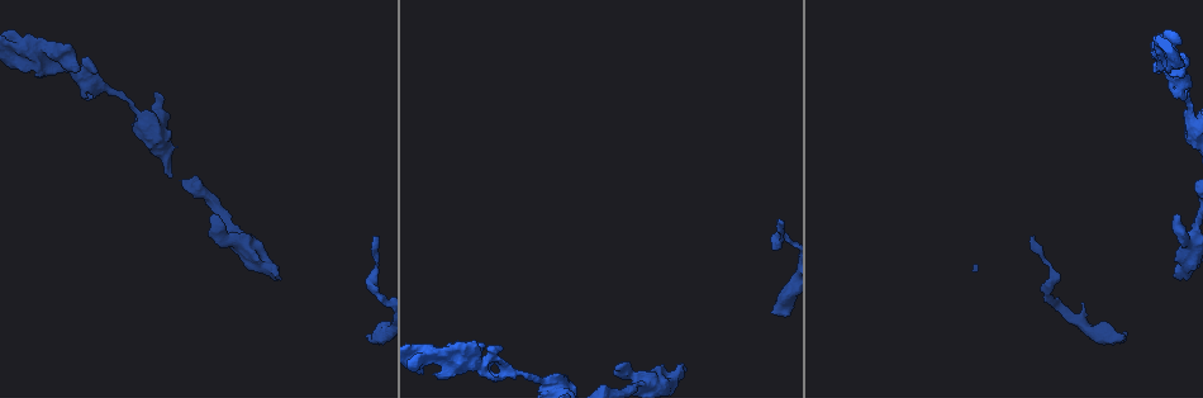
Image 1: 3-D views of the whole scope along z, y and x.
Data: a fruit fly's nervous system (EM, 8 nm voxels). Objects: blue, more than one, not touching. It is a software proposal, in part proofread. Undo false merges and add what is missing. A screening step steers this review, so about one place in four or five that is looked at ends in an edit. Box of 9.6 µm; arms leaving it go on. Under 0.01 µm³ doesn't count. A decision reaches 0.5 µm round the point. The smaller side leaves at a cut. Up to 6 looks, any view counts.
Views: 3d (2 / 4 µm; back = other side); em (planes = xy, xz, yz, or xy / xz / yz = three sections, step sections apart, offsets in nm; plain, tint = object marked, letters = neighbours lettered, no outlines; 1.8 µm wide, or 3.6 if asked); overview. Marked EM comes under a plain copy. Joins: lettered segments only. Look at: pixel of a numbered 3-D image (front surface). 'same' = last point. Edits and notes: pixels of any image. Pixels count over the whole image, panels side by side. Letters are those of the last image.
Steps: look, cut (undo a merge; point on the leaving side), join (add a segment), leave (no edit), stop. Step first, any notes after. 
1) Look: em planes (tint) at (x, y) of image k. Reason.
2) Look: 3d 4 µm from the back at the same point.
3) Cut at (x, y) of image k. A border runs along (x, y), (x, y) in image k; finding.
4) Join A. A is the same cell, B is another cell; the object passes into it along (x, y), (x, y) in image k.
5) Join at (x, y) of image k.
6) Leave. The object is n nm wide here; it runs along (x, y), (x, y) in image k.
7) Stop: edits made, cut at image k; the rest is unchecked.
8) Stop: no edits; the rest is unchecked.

Look: em 3.6 µm planes (letters) at (780, 239) of image 1. A narrow waist.

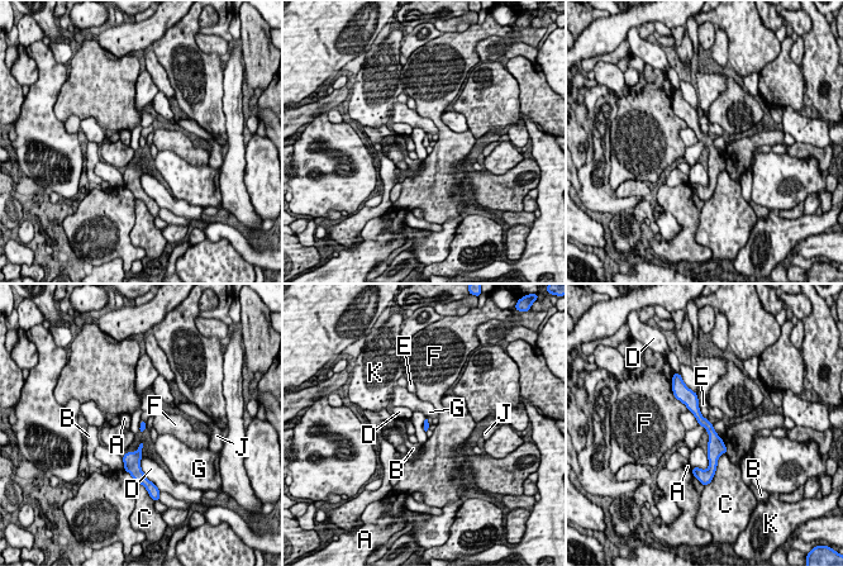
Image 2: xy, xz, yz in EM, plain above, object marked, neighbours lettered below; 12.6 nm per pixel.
Leave. The object is 70 nm wide here; A, B, C, D, E, F, G, J and K are other cells; a border runs along (698, 400), (698, 408), (706, 419) in image 2; continuous, no second cell.

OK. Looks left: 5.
Look: em xy step 8 (tint) at (368, 339) of image 1.

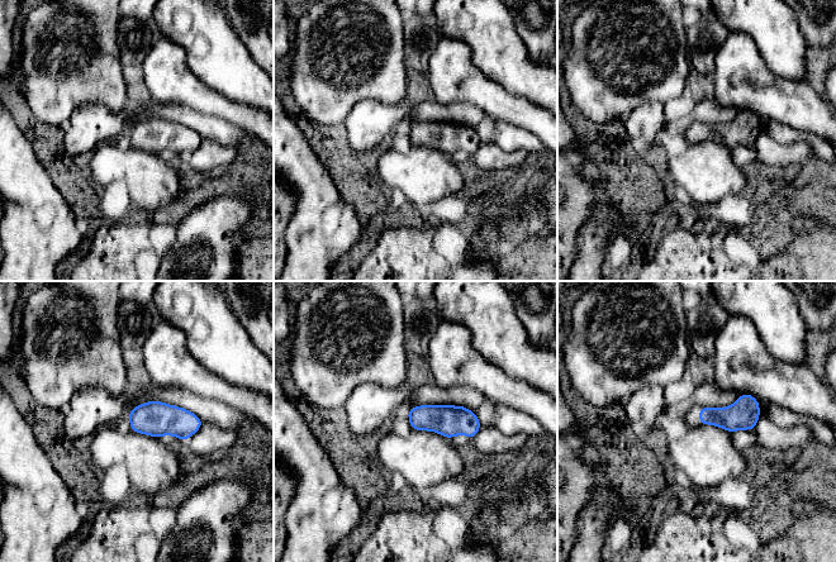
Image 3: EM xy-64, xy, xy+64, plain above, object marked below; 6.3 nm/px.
Look: em planes (letters) at the same point.

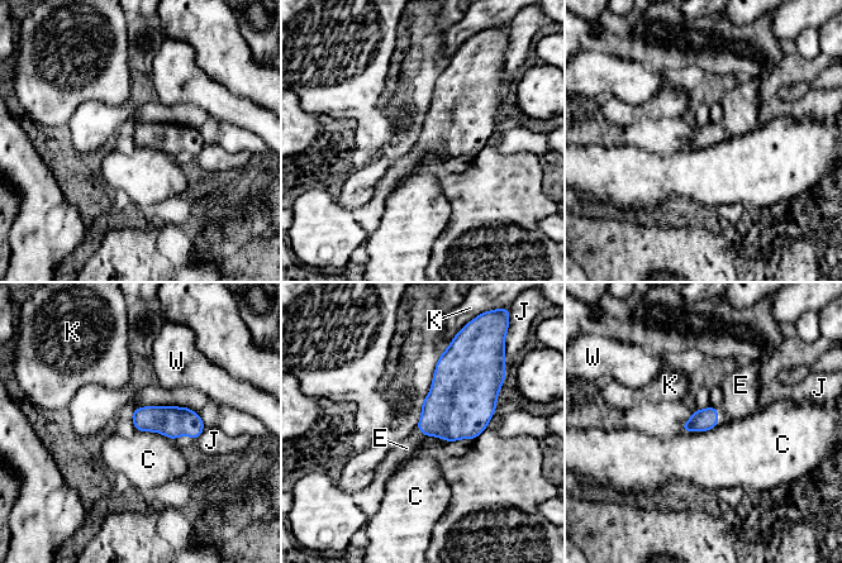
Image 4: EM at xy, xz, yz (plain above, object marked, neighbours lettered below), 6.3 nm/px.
Join E. E is the same cell, C, J, K and W are other cells; the object passes into it along (707, 419), (717, 416), (740, 385) in image 4; the cell continues.

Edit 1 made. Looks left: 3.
Look: overview. Redraw.

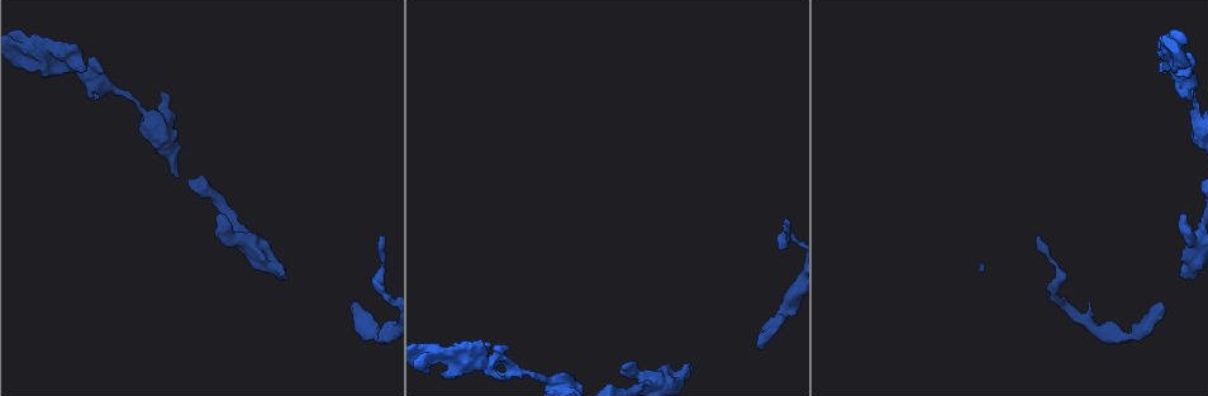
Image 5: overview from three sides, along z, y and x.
Look: em yz step 16 (tint) at (1186, 215) of image 5. Free end.

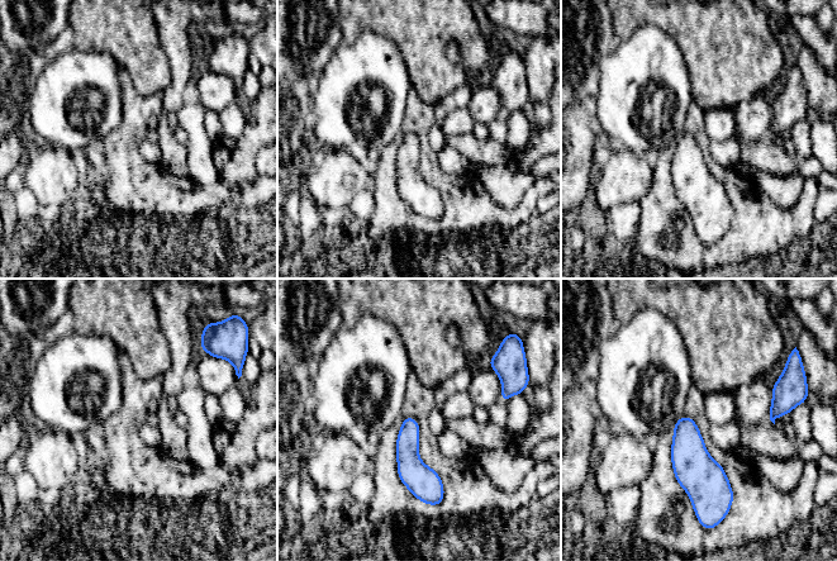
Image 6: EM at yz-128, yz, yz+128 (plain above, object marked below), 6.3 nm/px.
Look: em yz step 16 (letters) at the same point. See the neighbours.

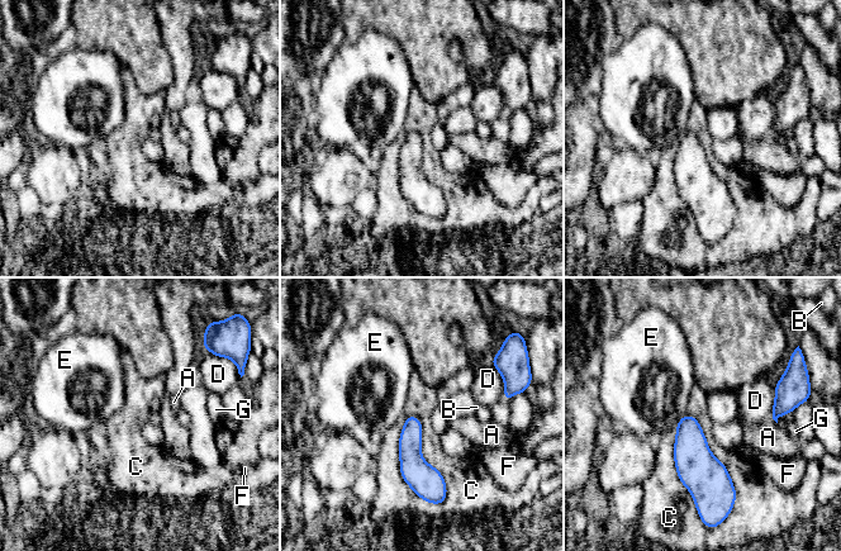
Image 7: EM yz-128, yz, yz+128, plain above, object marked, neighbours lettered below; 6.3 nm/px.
Leave. The longest contact is with C, 500 nm; A, B, C, D, E, F and G are other cells; none of them fits.

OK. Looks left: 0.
Stop: edits made, join at image 4; the rest is unchecked.

